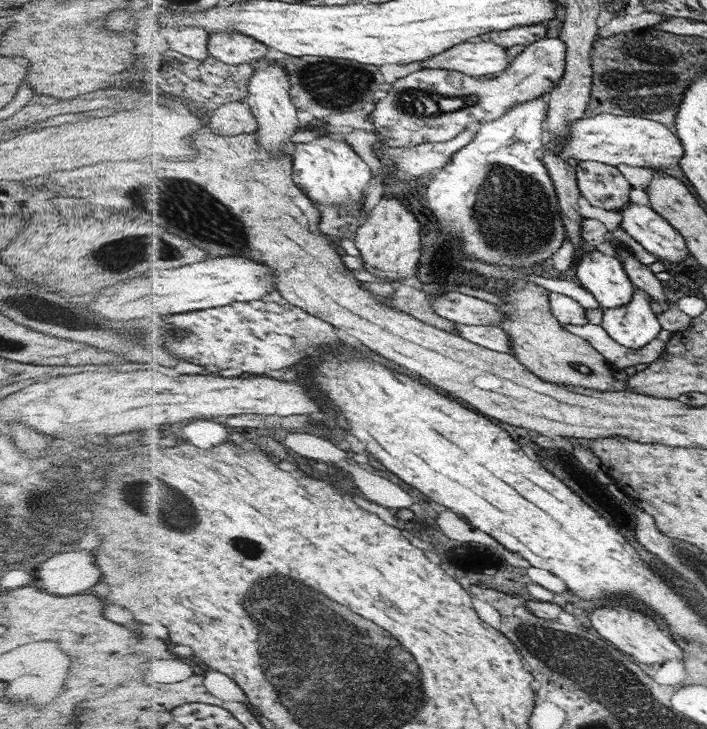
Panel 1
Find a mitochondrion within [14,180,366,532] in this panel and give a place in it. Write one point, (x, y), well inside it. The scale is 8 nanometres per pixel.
(122, 255)

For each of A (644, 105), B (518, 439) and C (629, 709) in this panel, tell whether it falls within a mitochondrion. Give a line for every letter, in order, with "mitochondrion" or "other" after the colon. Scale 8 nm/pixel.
A: mitochondrion
B: other
C: mitochondrion

